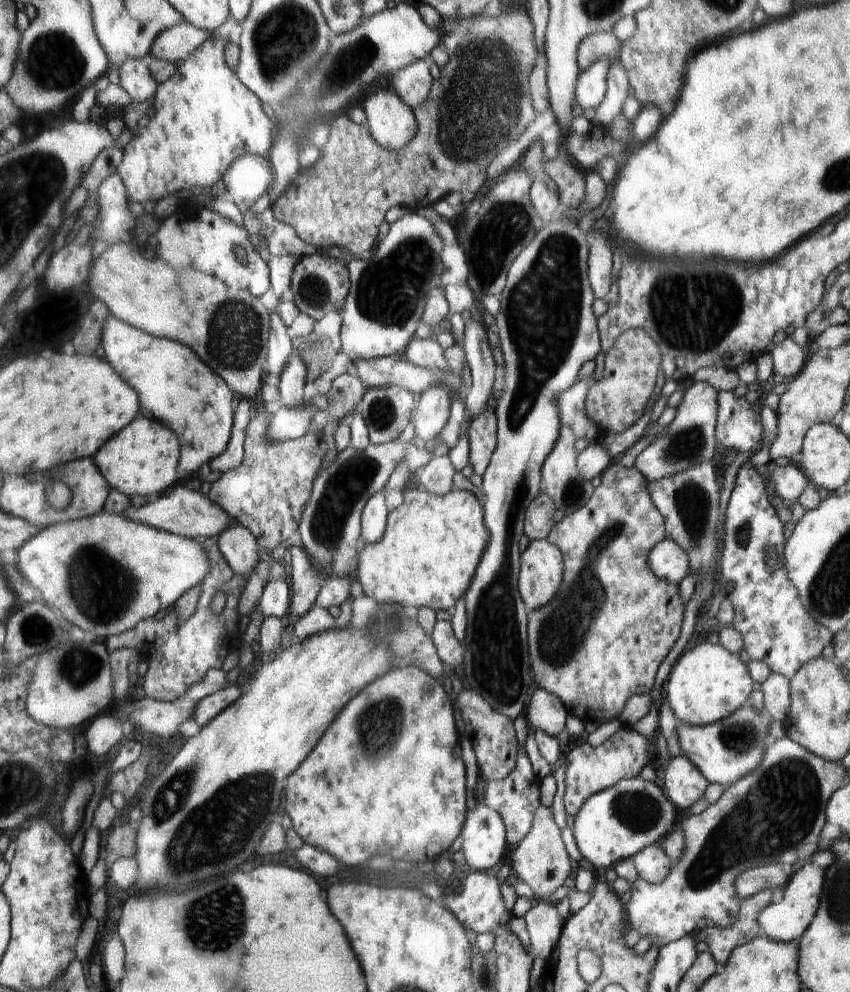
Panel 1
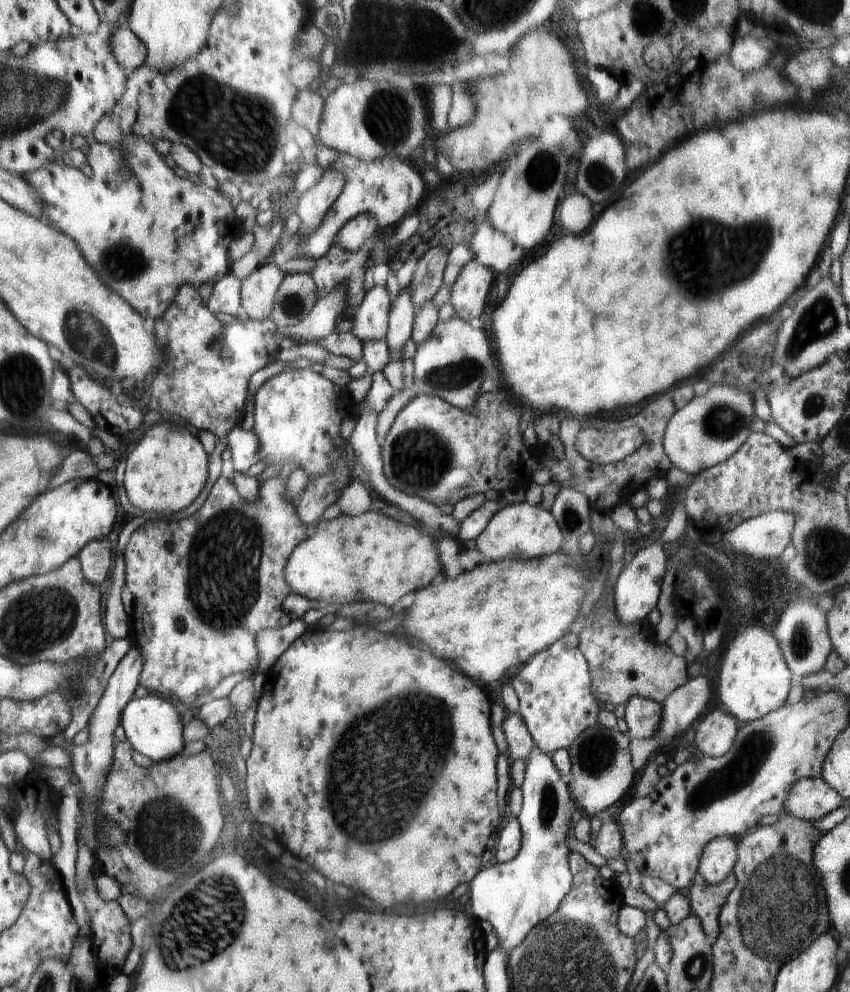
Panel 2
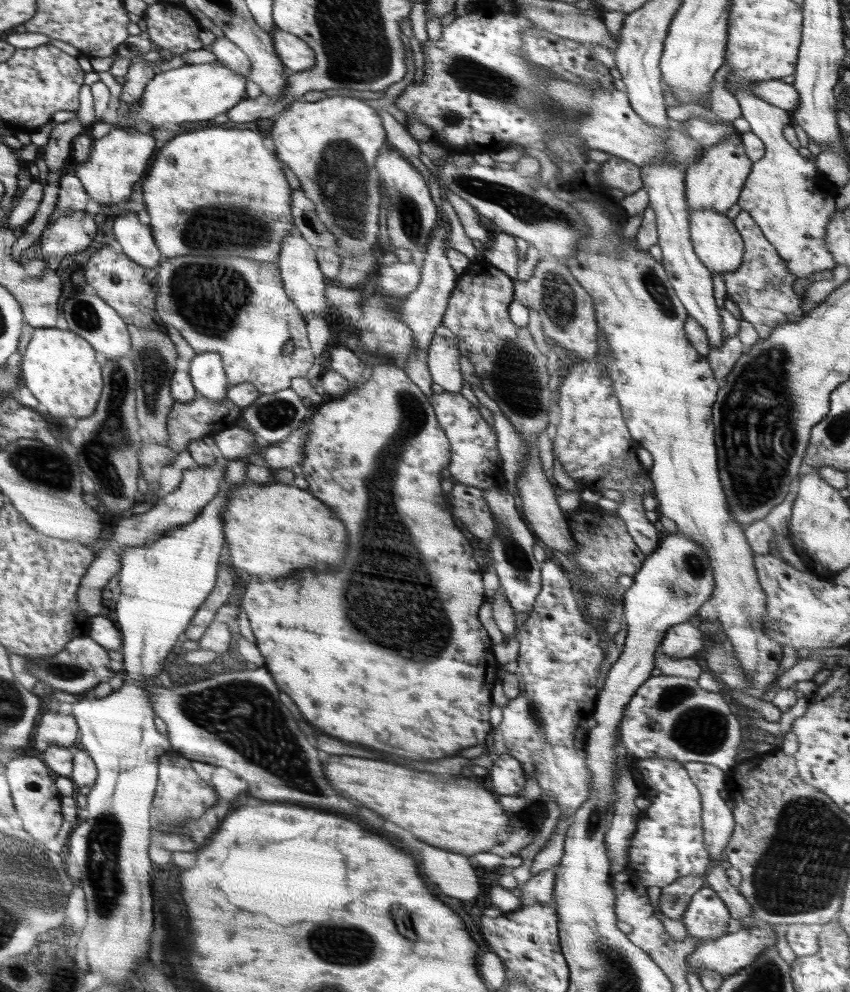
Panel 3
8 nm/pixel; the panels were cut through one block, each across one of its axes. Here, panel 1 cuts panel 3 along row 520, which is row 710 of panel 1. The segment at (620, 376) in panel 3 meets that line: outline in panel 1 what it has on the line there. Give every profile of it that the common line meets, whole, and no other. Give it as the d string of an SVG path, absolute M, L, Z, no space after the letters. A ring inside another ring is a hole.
M708 642L682 654L671 668L667 681L668 684L665 685L666 700L674 710L678 722L698 726L721 721L734 711L737 711L742 705L748 703L754 685L747 666L740 661L739 655L732 654L729 650L722 648L720 644L713 645Z

